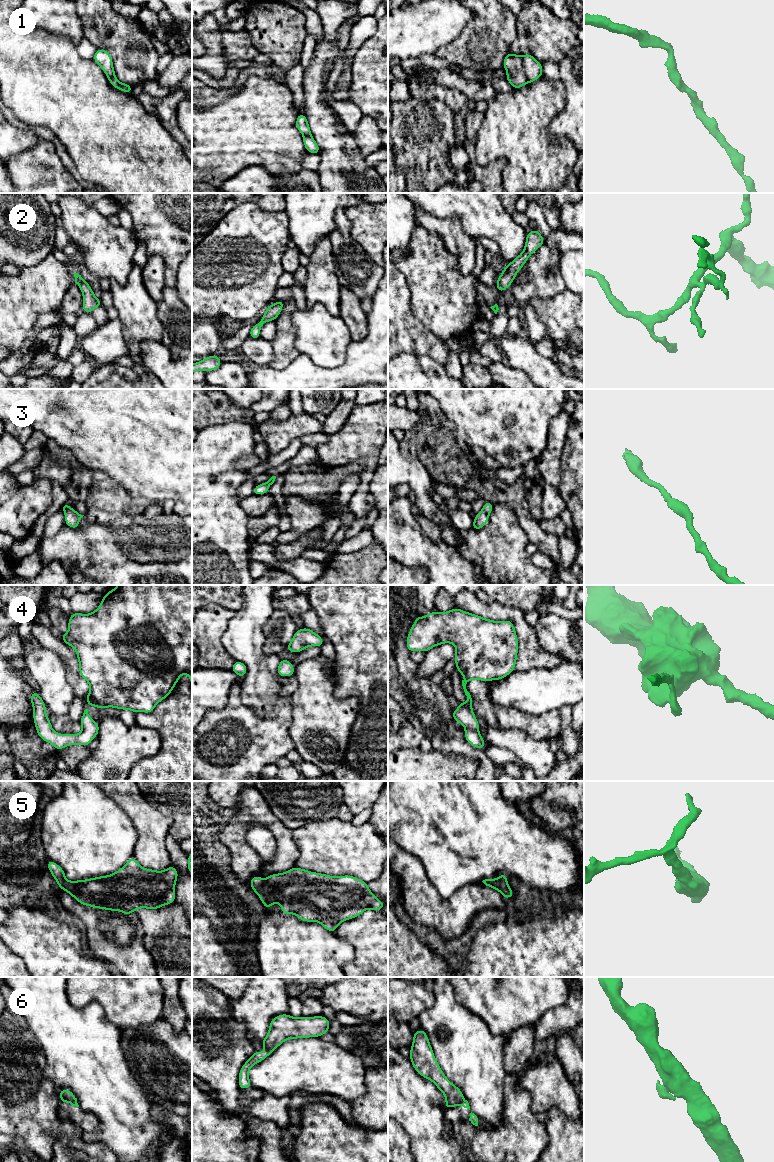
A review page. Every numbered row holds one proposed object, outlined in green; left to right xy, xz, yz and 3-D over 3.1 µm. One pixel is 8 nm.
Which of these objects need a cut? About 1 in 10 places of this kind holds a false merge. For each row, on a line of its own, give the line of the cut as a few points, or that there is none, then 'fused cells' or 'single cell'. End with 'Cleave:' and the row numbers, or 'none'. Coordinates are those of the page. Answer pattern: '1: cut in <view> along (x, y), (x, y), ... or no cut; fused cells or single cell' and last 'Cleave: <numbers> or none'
1: no cut; single cell
2: no cut; single cell
3: no cut; single cell
4: no cut; single cell
5: no cut; single cell
6: cut in xy along (61, 1096), (76, 1102); fused cells
Cleave: 6

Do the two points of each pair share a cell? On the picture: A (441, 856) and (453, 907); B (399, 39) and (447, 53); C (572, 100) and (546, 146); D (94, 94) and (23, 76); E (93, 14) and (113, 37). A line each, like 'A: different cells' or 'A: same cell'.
A: different cells
B: different cells
C: different cells
D: same cell
E: same cell

